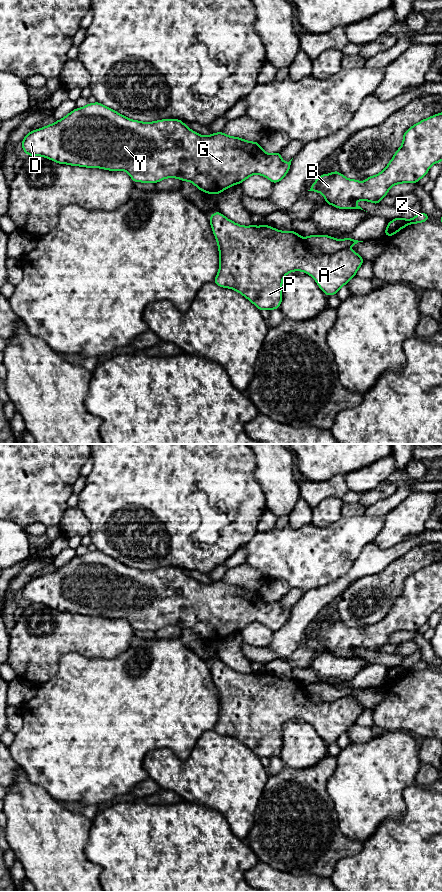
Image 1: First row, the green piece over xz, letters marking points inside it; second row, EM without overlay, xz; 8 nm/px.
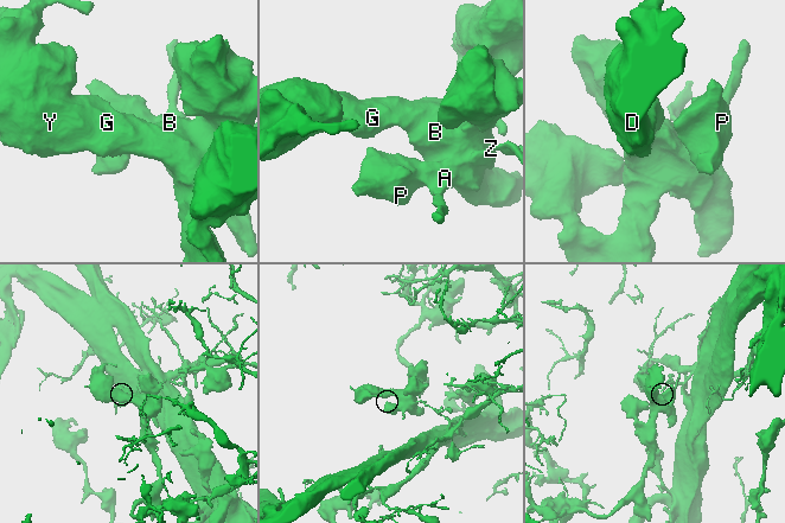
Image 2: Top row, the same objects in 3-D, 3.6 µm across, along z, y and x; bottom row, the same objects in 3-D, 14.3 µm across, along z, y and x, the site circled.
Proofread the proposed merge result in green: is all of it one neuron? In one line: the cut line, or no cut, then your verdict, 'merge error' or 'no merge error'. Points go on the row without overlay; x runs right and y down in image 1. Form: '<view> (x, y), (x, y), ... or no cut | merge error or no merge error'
xz (303, 686), (305, 694), (313, 702), (331, 702), (347, 695) | merge error

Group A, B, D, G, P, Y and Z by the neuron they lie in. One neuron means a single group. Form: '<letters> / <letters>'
A B D G P Y / Z

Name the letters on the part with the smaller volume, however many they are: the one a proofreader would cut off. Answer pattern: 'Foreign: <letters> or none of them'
Foreign: A, B, D, G, P, Y

